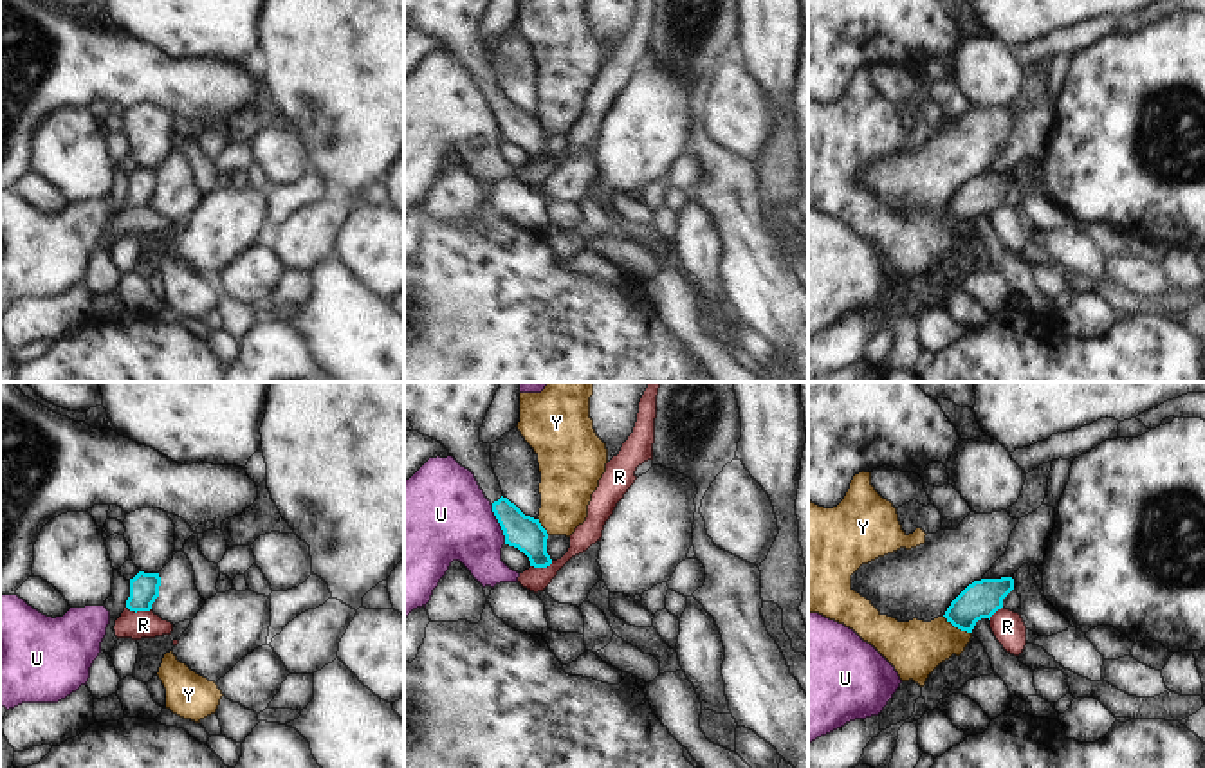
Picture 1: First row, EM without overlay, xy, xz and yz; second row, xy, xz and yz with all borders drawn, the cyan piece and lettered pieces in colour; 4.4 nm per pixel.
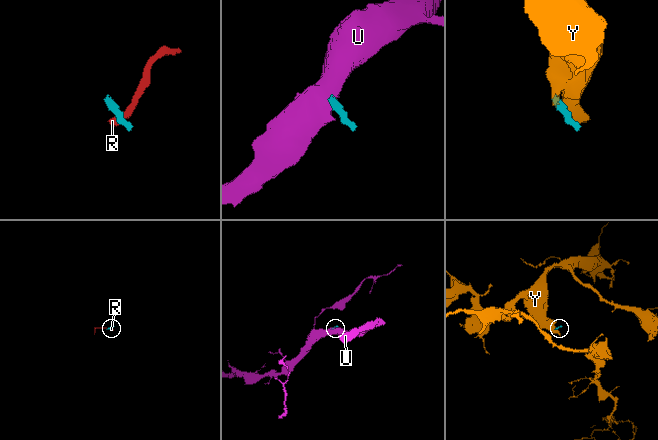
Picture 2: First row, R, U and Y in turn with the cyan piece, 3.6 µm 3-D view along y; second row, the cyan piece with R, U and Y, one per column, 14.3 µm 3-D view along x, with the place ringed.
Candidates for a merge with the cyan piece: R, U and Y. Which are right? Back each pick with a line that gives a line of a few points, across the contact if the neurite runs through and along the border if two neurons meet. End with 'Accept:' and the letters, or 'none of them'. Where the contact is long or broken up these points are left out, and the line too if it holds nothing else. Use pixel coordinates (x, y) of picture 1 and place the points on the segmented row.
Accept: none of them

